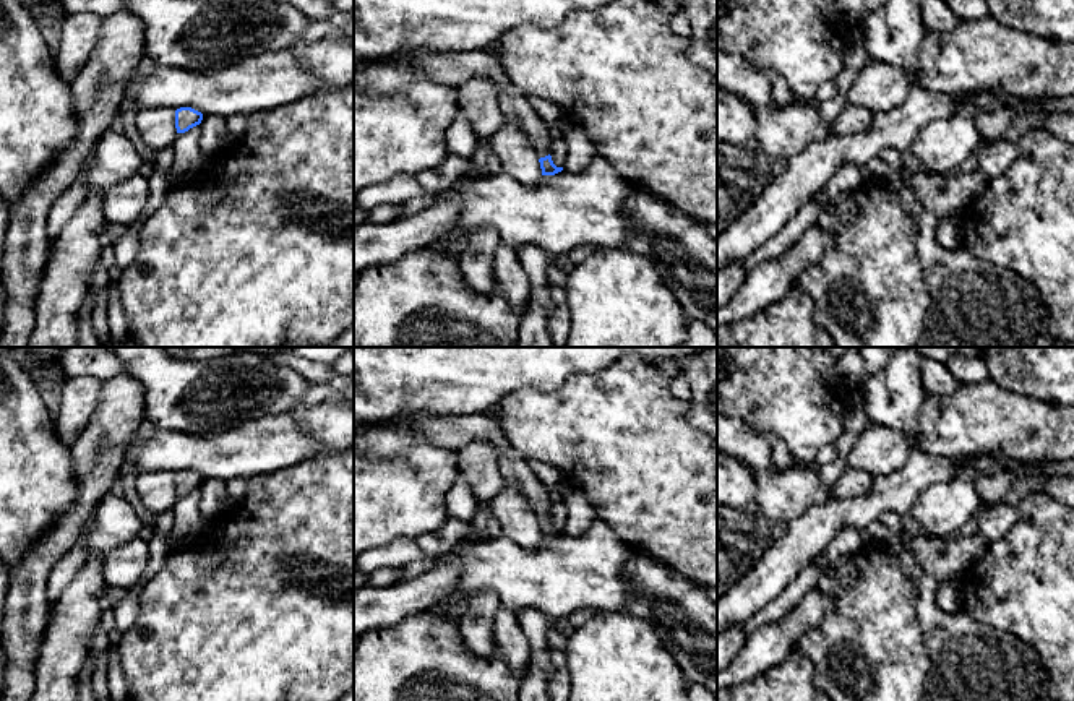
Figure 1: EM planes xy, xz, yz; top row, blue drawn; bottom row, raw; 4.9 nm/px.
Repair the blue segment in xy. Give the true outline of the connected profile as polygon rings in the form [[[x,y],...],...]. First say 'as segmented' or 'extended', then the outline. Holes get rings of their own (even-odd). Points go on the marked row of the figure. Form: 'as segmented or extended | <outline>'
as segmented | [[[180,107],[175,110],[175,128],[177,133],[185,133],[190,128],[200,125],[203,120],[203,114],[191,107]]]

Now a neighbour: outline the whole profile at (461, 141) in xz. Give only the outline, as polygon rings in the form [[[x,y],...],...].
[[[458,109],[458,115],[448,130],[448,153],[472,157],[479,146],[479,140],[474,136],[472,127]]]

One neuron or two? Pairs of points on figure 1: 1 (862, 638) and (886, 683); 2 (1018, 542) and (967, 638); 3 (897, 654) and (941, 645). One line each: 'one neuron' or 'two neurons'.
1: one neuron
2: two neurons
3: two neurons

